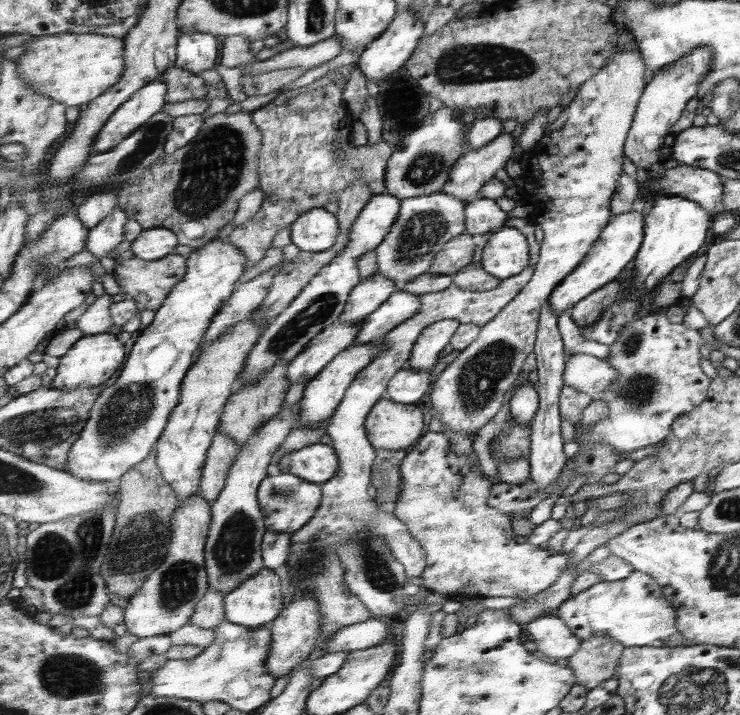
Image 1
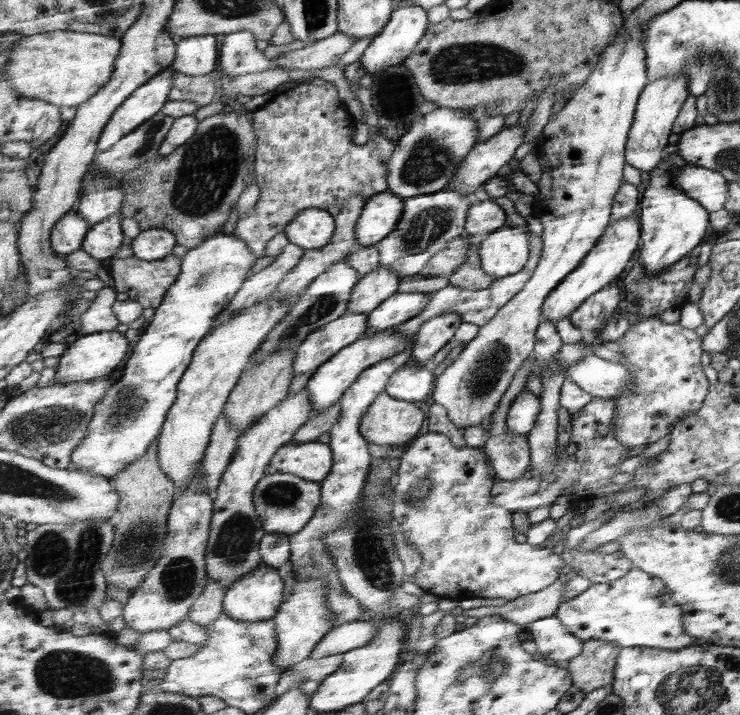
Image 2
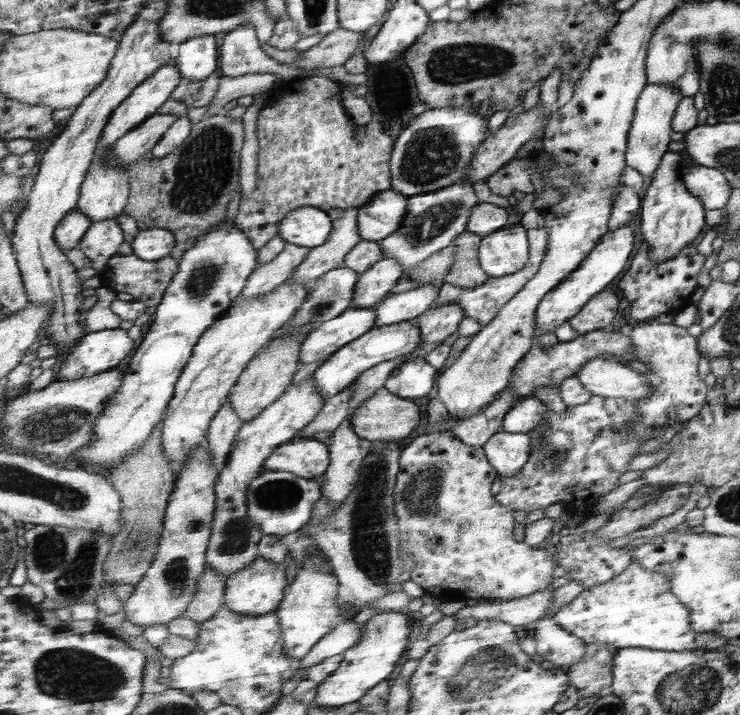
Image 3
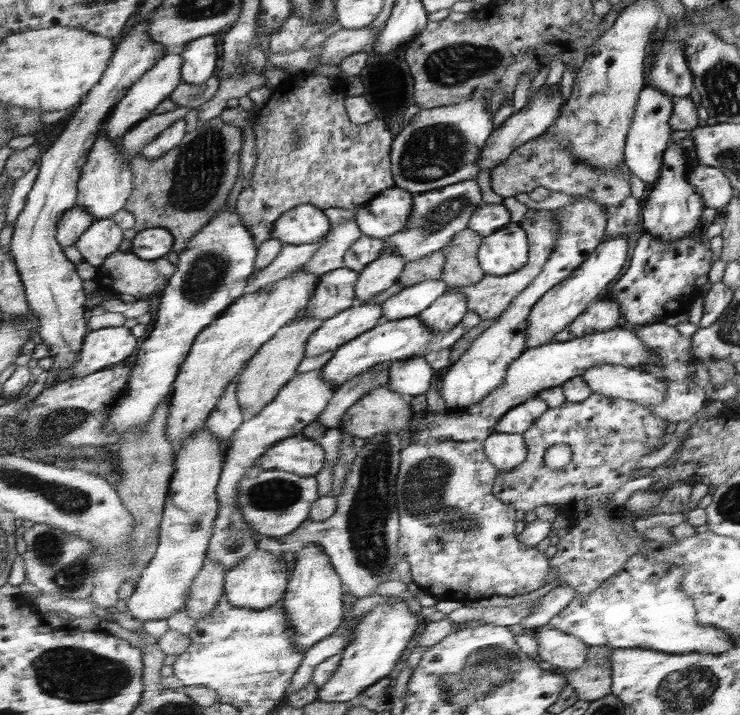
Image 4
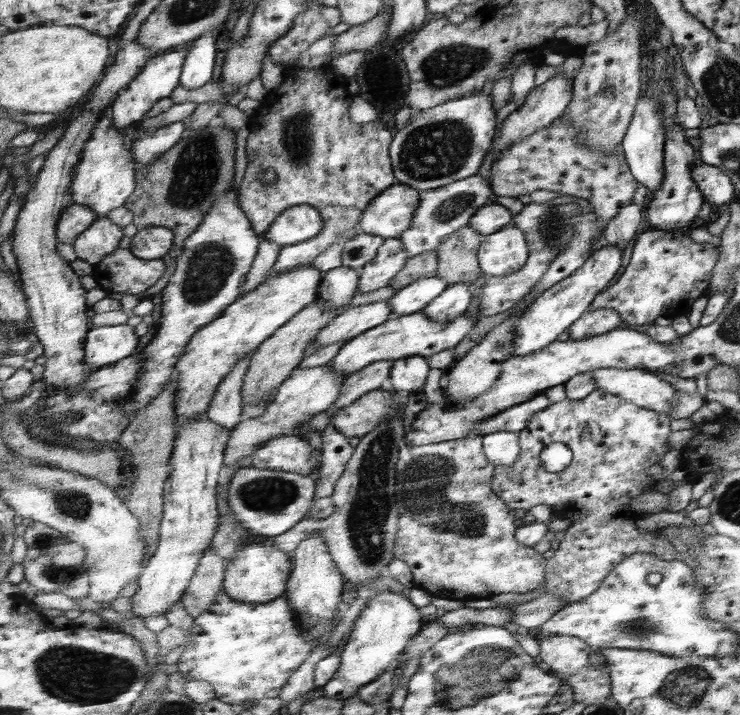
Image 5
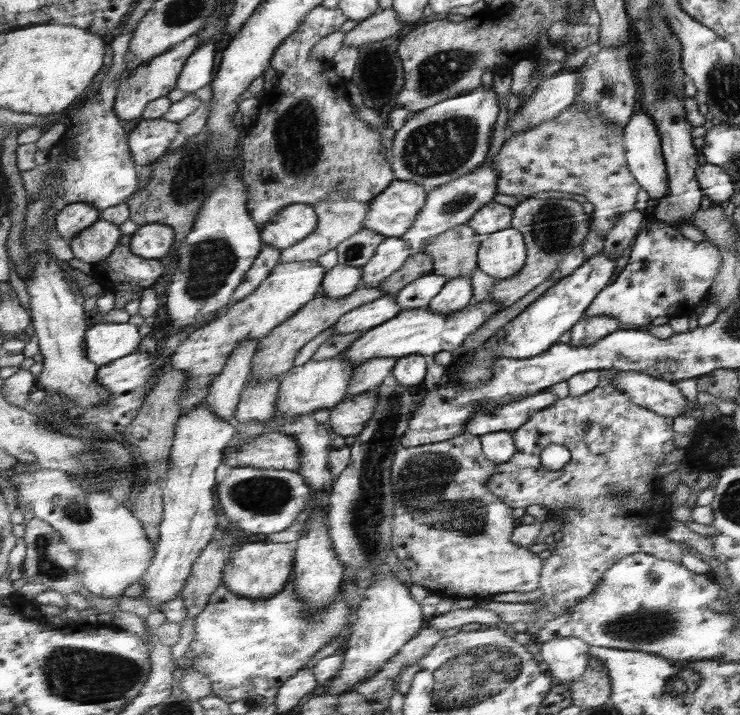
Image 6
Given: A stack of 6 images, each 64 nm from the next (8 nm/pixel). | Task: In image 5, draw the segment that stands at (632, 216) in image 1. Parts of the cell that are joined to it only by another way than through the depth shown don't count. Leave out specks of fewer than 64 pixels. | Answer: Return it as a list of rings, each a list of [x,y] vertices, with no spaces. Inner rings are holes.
[[[605,244],[577,270],[574,275],[555,284],[539,295],[517,321],[515,326],[515,348],[513,356],[523,356],[547,348],[557,341],[559,334],[568,331],[583,315],[590,311],[593,301],[619,276],[623,268],[623,247]]]

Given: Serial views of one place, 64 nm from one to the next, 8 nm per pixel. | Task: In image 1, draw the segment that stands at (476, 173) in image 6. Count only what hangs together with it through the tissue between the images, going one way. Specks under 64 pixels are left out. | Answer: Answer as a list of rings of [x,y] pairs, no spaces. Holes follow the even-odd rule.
[[[443,192],[402,199],[398,220],[376,251],[381,274],[395,282],[397,291],[405,291],[409,282],[429,273],[444,246],[452,238],[467,233],[466,208],[467,202]]]

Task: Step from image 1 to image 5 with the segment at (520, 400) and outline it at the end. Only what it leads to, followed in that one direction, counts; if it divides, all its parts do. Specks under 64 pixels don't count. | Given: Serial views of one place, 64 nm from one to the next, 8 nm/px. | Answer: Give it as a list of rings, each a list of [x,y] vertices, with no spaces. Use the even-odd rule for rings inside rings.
[[[544,393],[535,396],[523,404],[513,406],[509,410],[503,410],[501,414],[497,414],[493,418],[489,418],[479,431],[481,434],[493,434],[496,432],[511,432],[520,433],[521,430],[525,430],[530,425],[531,418],[535,414],[547,410],[553,403]]]

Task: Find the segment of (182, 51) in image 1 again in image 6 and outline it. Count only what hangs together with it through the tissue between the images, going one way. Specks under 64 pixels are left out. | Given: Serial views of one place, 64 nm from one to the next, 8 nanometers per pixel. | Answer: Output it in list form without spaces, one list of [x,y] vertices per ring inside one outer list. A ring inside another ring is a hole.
[[[213,38],[203,42],[202,46],[199,46],[198,50],[187,59],[177,87],[186,93],[194,93],[211,84],[214,78],[215,52],[217,52],[217,42]]]

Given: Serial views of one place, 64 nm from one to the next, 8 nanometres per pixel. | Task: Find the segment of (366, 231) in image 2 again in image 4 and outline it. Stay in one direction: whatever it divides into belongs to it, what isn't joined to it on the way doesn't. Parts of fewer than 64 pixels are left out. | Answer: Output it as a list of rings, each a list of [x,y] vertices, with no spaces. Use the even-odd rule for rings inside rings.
[[[401,186],[384,190],[369,205],[357,211],[357,224],[367,236],[386,240],[407,228],[416,196],[417,193],[411,194]]]

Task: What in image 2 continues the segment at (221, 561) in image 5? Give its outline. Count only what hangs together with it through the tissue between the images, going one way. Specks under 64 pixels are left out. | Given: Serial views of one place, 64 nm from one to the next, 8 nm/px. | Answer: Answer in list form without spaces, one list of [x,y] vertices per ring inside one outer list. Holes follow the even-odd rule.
[[[209,576],[207,580],[208,584],[202,597],[195,602],[188,614],[189,619],[204,627],[213,624],[215,620],[219,620],[223,616],[223,612],[225,612],[224,599],[227,592],[227,589],[218,584],[215,578]]]

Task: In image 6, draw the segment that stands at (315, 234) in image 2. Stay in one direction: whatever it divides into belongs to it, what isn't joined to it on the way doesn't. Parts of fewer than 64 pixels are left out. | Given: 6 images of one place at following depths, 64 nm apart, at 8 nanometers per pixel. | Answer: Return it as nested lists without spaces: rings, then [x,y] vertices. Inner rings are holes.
[[[294,204],[283,209],[273,221],[263,226],[264,244],[275,246],[281,251],[298,245],[318,229],[319,217],[310,204]]]

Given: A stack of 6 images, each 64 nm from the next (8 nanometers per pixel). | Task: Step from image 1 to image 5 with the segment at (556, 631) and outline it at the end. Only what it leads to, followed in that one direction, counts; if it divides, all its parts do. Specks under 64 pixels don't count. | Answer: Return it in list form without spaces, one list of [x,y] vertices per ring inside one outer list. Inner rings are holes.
[[[574,636],[537,637],[537,642],[540,645],[541,660],[562,680],[581,673],[594,649],[582,638]]]

